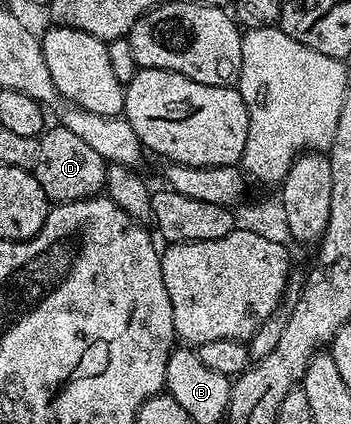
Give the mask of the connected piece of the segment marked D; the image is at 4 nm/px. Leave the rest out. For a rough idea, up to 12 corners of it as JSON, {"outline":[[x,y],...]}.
{"outline":[[42,132],[32,173],[51,204],[103,194],[108,164],[76,133]]}

